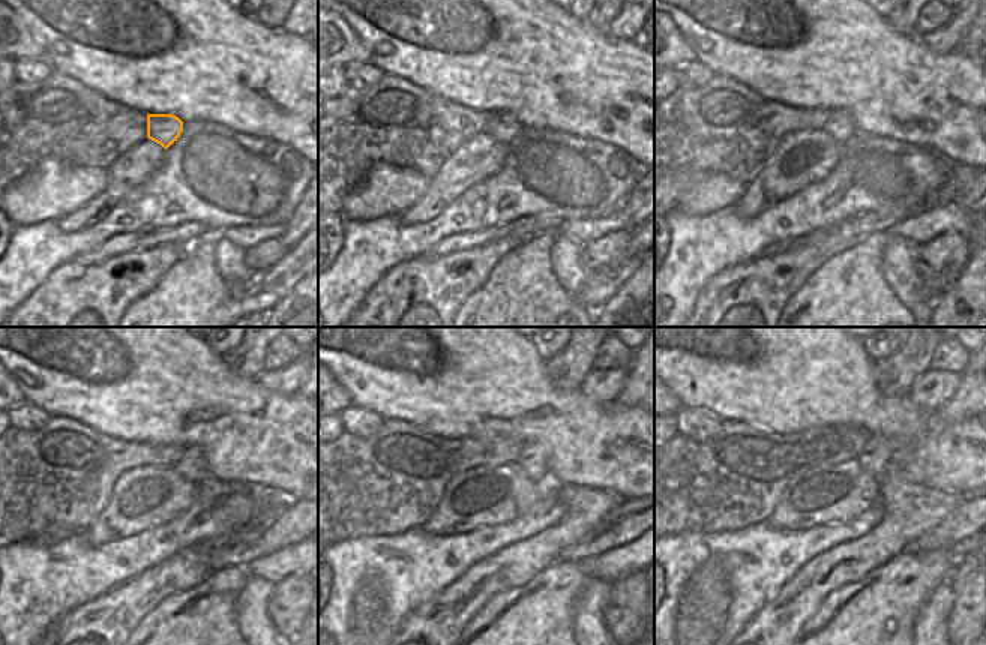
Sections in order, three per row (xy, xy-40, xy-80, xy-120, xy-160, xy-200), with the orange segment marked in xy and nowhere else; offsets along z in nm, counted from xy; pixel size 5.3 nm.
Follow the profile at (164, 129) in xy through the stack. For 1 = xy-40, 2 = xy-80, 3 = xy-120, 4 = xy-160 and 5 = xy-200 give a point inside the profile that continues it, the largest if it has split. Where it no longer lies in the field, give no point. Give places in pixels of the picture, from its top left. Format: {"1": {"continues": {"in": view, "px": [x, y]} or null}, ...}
{"1": {"continues": {"in": "xy-40", "px": [506, 128]}}, "2": {"continues": {"in": "xy-80", "px": [841, 126]}}, "3": {"continues": {"in": "xy-120", "px": [192, 467]}}, "4": {"continues": {"in": "xy-160", "px": [532, 461]}}, "5": {"continues": {"in": "xy-200", "px": [875, 458]}}}

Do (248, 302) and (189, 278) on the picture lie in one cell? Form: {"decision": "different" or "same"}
{"decision": "different"}

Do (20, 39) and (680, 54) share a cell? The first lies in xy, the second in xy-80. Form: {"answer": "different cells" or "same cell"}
{"answer": "same cell"}

